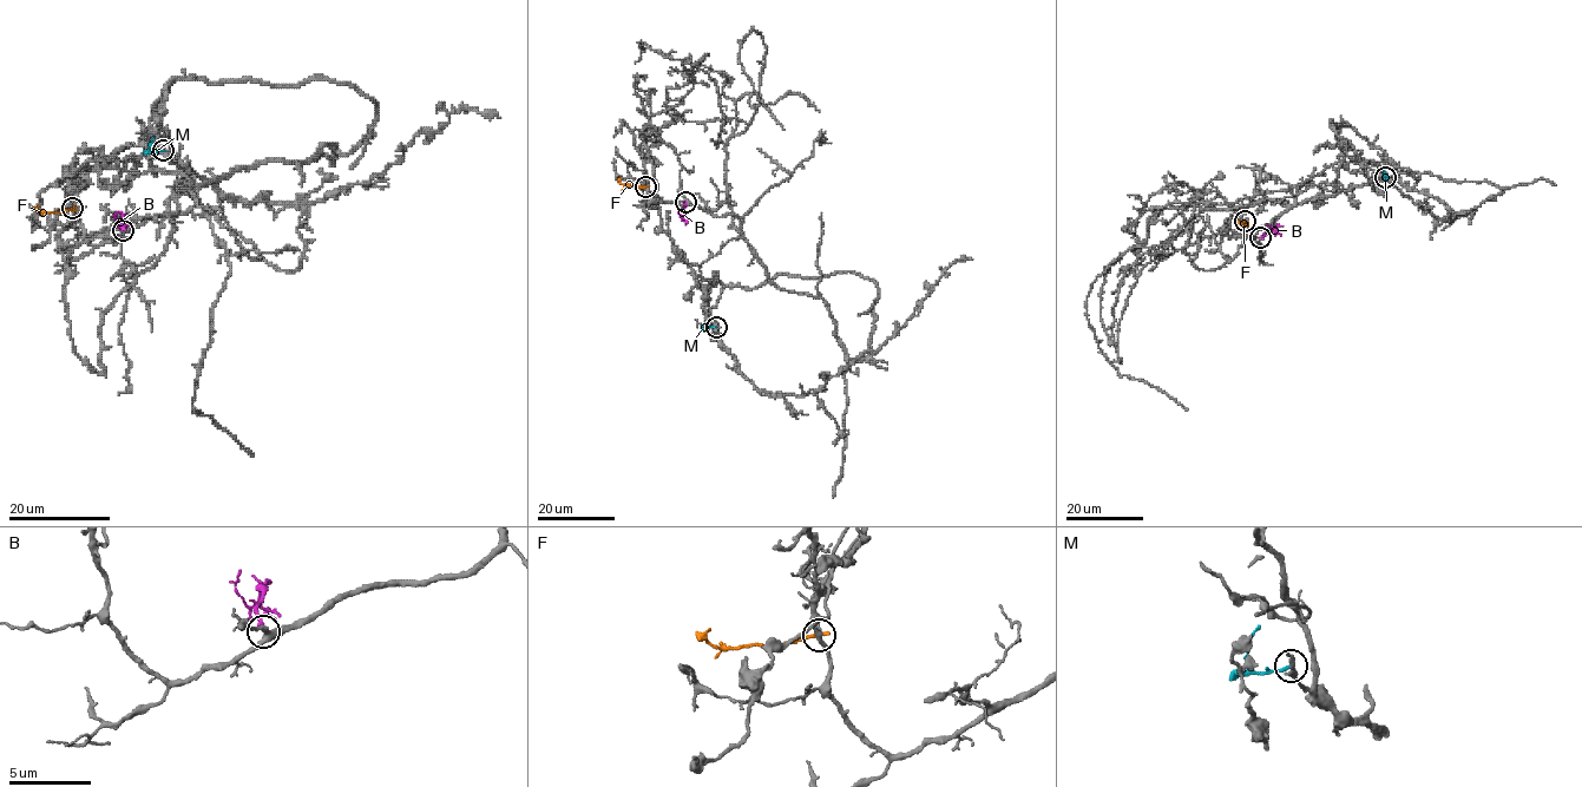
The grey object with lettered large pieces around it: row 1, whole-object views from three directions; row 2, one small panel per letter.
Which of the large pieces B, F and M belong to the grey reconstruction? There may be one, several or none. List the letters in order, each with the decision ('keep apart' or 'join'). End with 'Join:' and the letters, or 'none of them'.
B: join
F: keep apart
M: keep apart
Join: B

